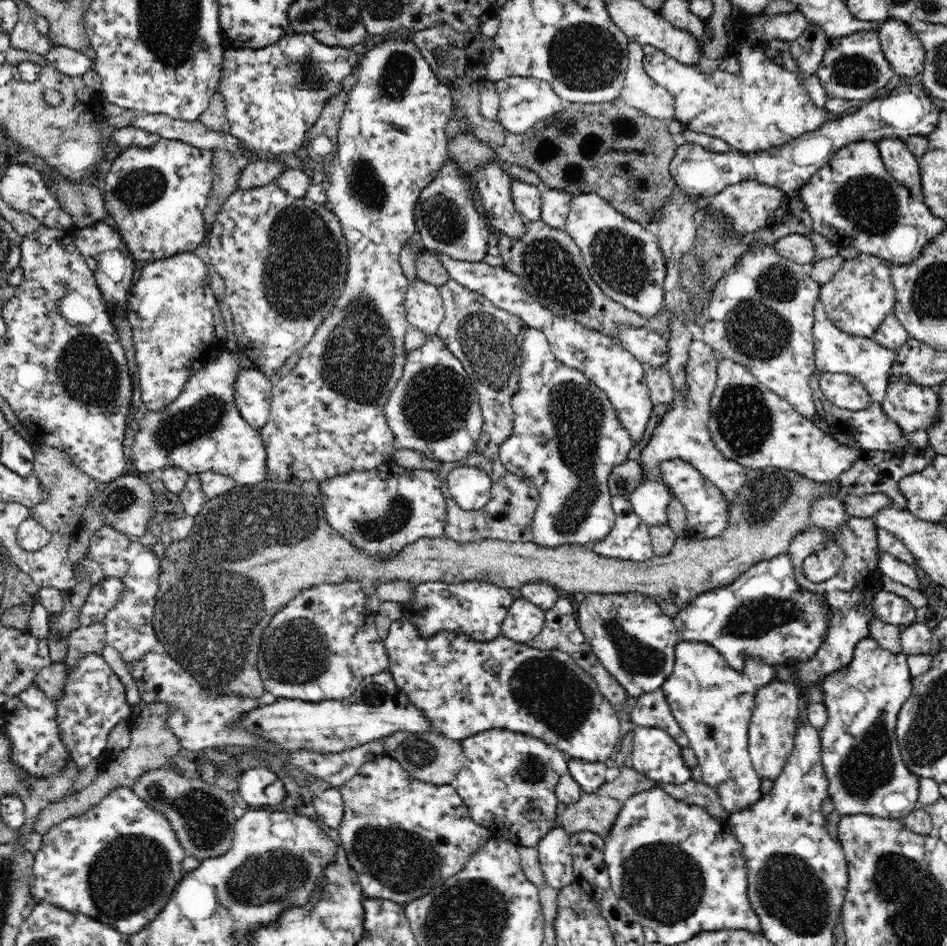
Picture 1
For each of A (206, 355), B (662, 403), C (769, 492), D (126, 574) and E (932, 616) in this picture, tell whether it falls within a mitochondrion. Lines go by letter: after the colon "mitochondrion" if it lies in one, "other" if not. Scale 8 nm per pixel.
A: other
B: other
C: mitochondrion
D: other
E: other

